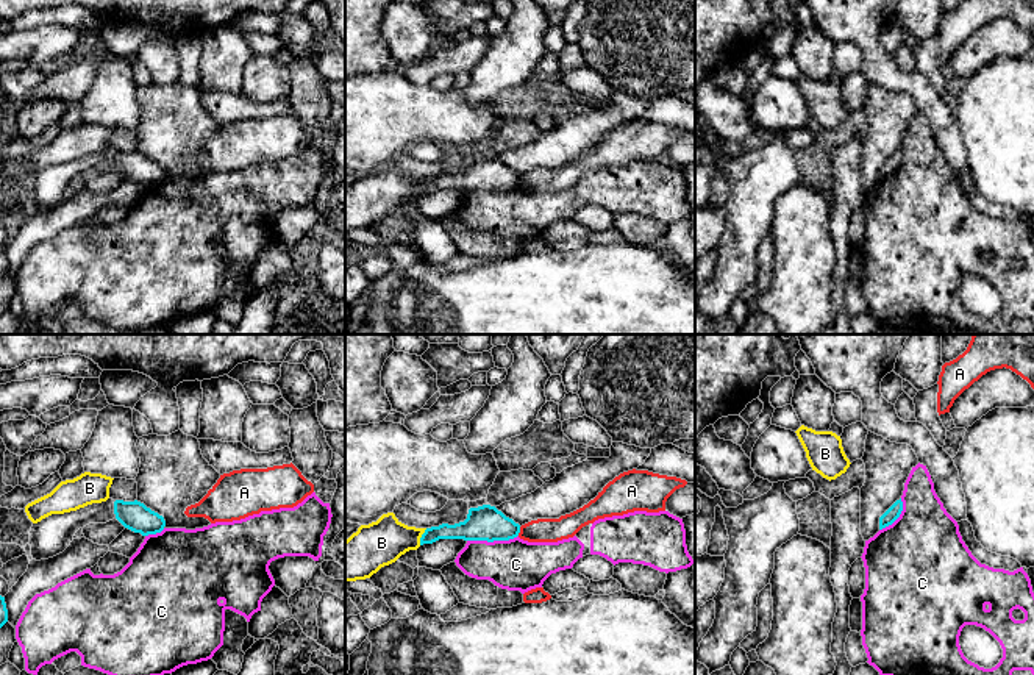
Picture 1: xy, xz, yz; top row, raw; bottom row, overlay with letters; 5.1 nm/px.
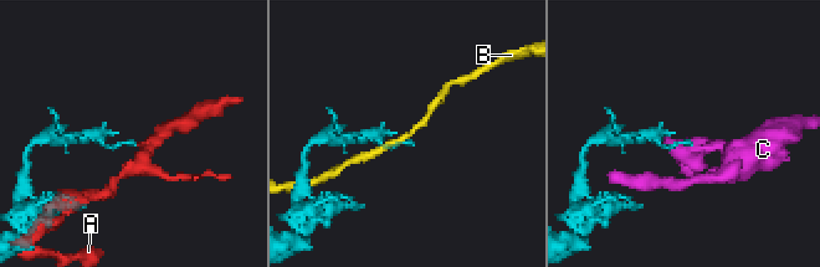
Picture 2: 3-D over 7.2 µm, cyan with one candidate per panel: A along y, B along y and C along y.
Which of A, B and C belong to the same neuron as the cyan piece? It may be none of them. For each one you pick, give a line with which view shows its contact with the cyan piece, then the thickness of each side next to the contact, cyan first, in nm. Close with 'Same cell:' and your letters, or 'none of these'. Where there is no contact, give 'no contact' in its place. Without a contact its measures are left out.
Same cell: none of these

